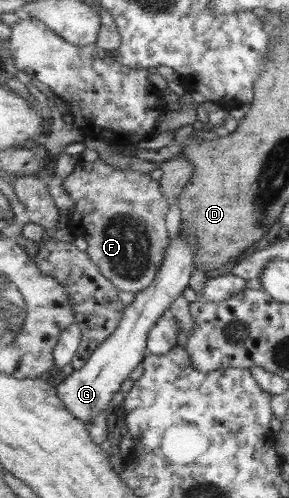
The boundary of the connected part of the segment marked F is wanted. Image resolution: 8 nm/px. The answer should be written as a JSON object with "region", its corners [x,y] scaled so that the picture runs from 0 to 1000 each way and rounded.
{"region":[[[273,319],[263,341],[218,361],[215,376],[260,406],[263,422],[242,438],[239,458],[256,472],[294,476],[304,490],[298,504],[349,548],[422,584],[474,590],[516,578],[571,526],[571,510],[592,488],[574,430],[595,406],[571,396],[550,363],[481,343],[388,335],[349,319],[322,325]]]}

